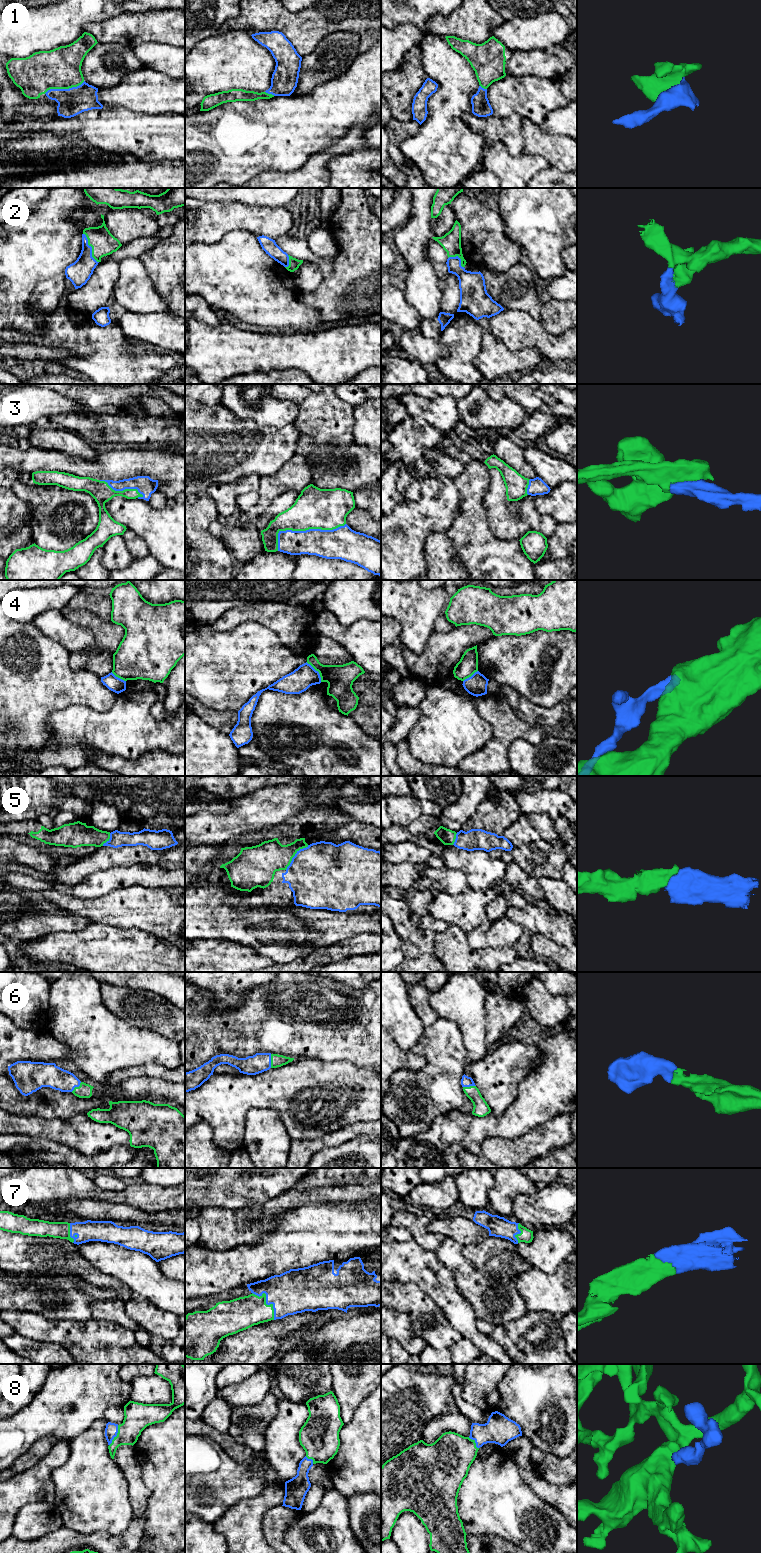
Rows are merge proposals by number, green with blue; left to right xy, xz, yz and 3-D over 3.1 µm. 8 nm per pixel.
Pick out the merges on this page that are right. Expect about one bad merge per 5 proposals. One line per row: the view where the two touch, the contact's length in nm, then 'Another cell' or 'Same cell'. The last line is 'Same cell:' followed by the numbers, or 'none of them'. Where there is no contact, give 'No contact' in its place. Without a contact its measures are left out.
1: Touches green in xy. Shared border 340 nm. Same cell
2: Touches green in xy. Shared border 260 nm. Same cell
3: Touches green in xz. Shared border 600 nm. Same cell
4: Touches green in xz. Shared border 200 nm. Another cell
5: Touches green in xz. Shared border 280 nm. Same cell
6: Touches green in xz. Shared border 110 nm. Same cell
7: Touches green in xz. Shared border 280 nm. Same cell
8: Touches green in xy. Shared border 180 nm. Same cell
Same cell: 1, 2, 3, 5, 6, 7, 8

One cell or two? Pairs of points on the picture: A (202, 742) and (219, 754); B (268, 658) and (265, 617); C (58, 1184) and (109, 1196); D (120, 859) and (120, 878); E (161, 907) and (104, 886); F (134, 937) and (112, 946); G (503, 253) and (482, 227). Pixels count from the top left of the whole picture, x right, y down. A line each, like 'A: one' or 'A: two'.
A: one
B: two
C: one
D: two
E: two
F: one
G: one

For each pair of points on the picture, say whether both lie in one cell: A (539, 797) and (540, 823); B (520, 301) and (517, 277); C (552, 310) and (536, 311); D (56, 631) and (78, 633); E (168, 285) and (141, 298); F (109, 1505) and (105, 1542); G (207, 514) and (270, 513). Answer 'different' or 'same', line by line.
A: different
B: same
C: different
D: same
E: different
F: different
G: different

